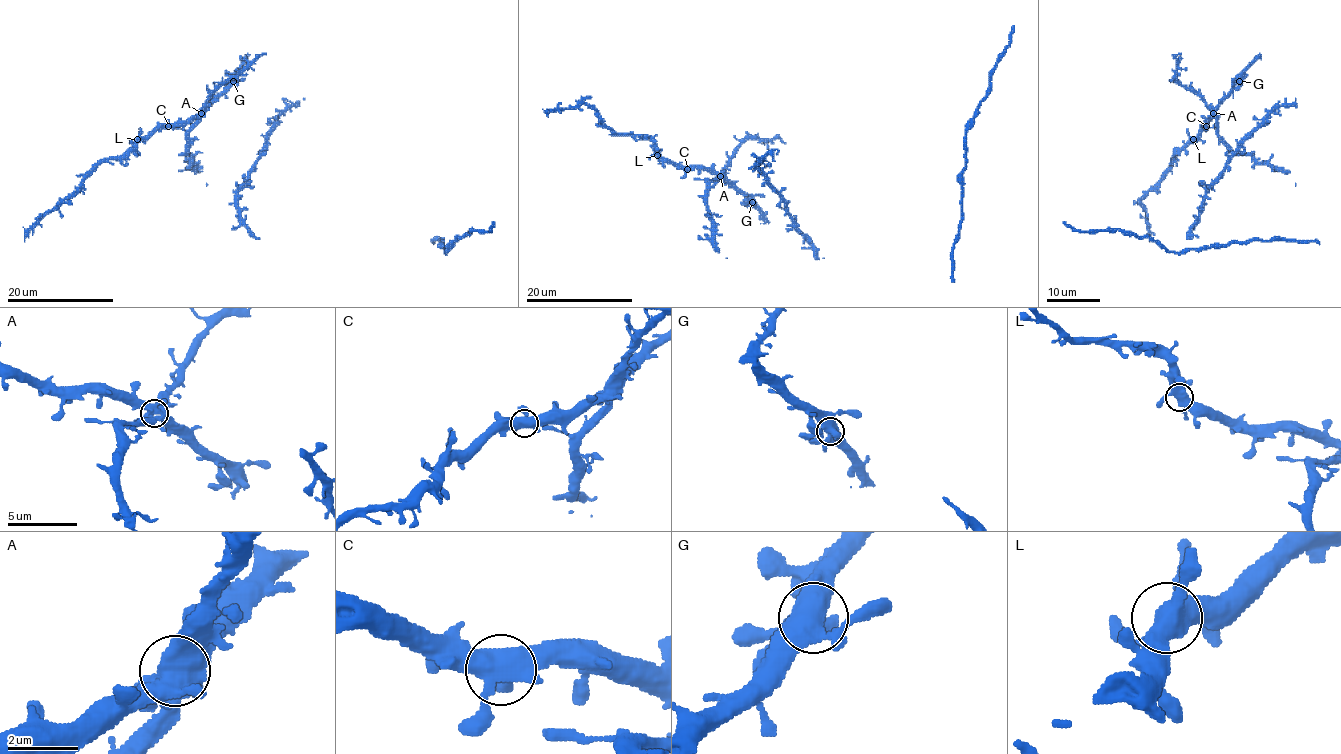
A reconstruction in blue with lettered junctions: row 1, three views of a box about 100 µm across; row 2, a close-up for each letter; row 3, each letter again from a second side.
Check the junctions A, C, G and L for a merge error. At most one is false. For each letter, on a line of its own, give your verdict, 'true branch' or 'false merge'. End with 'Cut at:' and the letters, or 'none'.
A: false merge
C: true branch
G: true branch
L: true branch
Cut at: A

